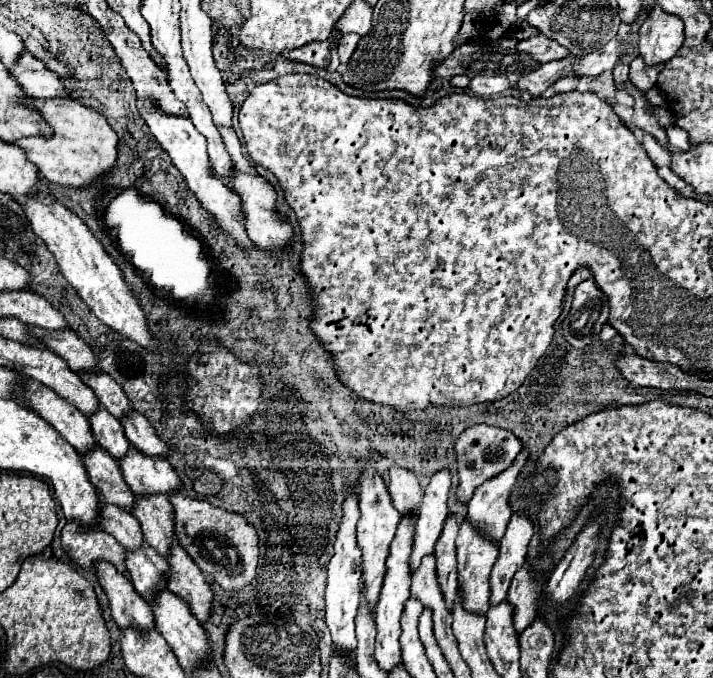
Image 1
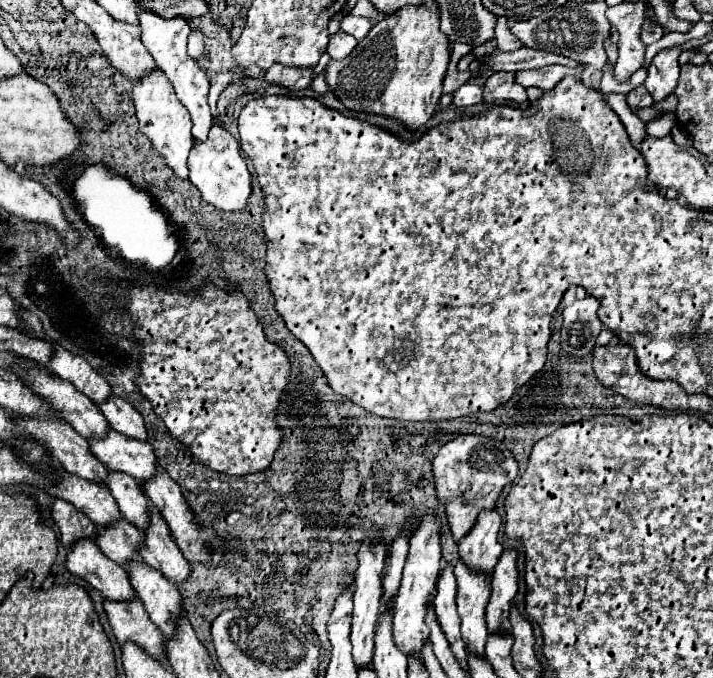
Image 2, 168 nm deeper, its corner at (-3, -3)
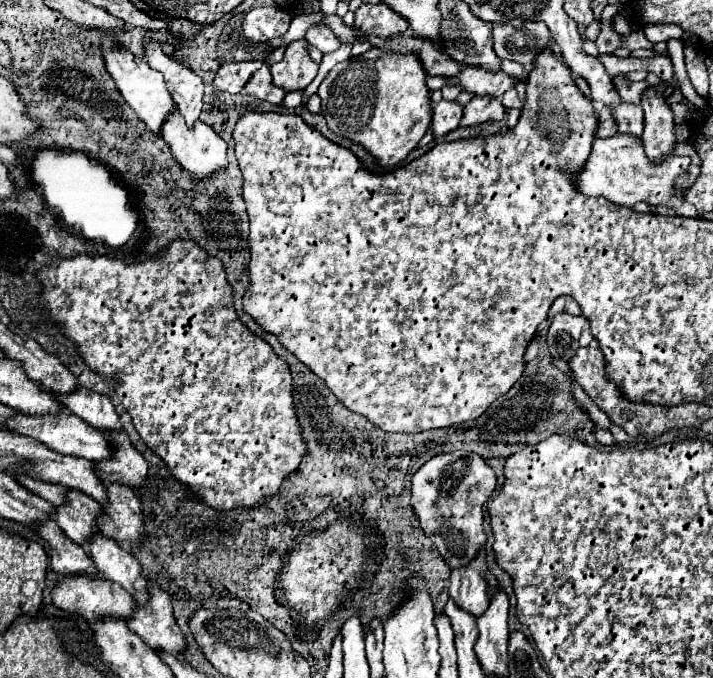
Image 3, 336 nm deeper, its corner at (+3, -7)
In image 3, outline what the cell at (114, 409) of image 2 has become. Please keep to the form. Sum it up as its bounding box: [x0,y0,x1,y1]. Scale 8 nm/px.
[59,387,123,433]

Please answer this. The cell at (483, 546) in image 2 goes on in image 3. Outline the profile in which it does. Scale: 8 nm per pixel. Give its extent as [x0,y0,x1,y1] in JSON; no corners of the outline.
[449,547,489,617]

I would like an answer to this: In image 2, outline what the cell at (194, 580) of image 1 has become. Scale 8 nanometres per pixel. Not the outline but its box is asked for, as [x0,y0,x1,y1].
[139,509,191,583]

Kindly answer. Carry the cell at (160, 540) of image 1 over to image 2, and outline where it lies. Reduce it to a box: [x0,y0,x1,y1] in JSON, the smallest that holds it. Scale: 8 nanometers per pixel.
[103,471,149,529]

